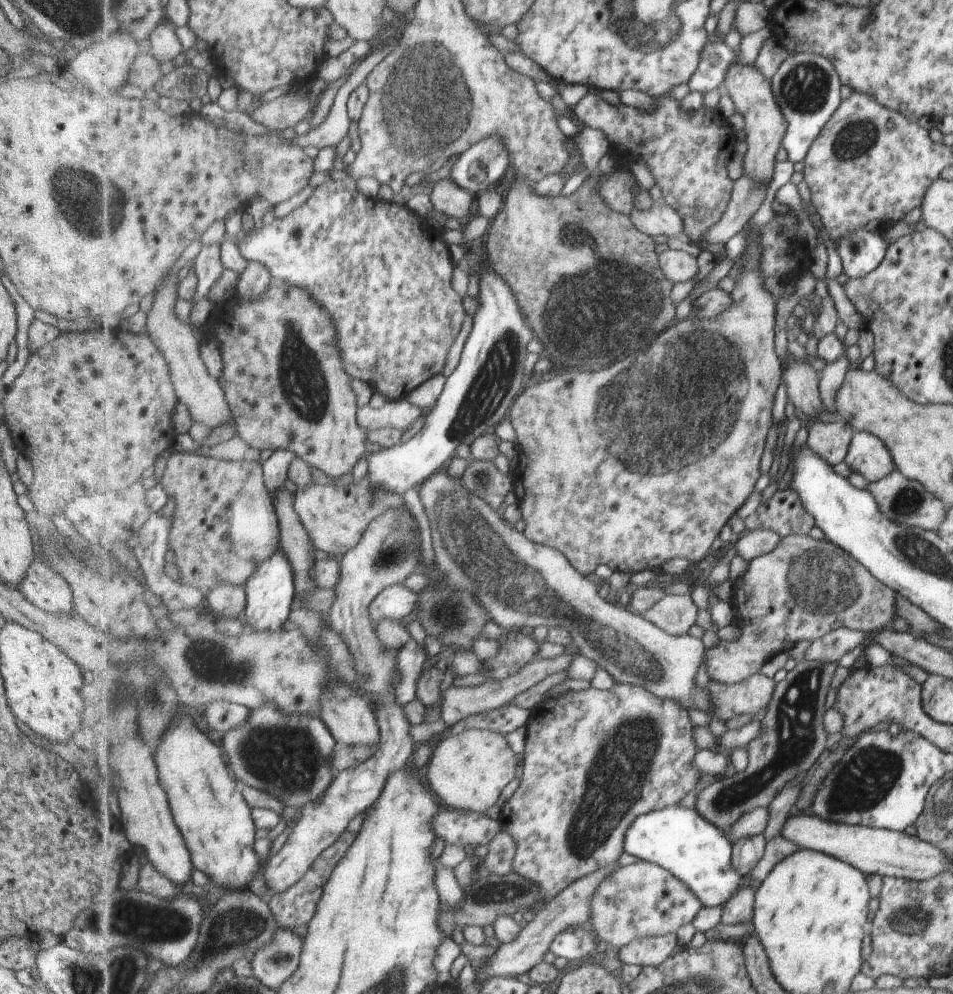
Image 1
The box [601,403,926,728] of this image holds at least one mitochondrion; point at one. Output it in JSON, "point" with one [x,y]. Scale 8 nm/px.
{"point":[832,591]}

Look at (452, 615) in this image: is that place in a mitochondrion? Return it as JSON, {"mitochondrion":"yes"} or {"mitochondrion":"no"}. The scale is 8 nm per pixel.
{"mitochondrion":"yes"}

